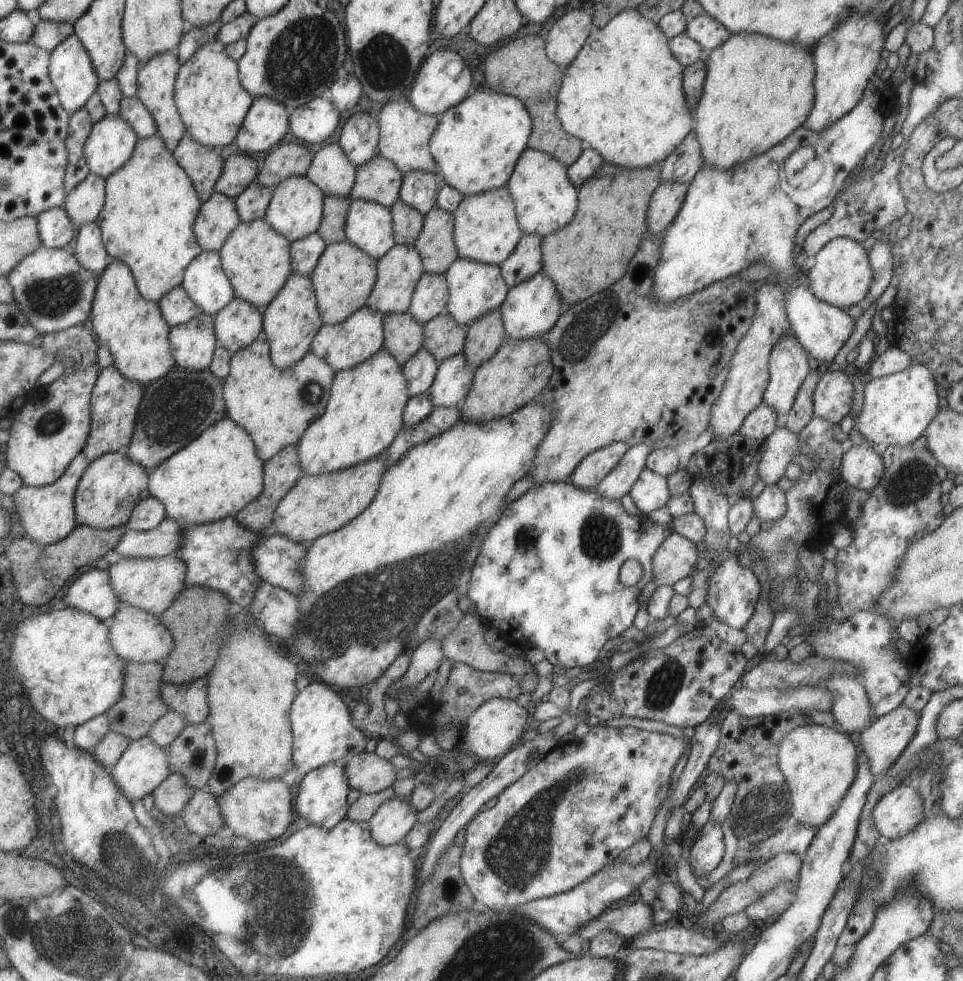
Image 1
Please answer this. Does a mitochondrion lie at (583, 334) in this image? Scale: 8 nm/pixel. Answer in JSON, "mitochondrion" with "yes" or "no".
{"mitochondrion":"yes"}

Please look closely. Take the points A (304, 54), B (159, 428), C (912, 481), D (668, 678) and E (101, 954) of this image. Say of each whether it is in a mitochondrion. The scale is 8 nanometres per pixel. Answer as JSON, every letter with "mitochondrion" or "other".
{"A":"mitochondrion","B":"mitochondrion","C":"mitochondrion","D":"mitochondrion","E":"mitochondrion"}

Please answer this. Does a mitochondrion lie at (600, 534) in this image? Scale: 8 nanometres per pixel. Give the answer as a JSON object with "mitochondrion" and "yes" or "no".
{"mitochondrion":"yes"}

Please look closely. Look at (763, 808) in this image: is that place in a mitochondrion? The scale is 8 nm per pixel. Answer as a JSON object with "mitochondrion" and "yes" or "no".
{"mitochondrion":"yes"}

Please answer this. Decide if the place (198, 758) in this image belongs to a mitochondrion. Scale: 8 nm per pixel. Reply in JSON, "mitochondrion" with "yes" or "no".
{"mitochondrion":"yes"}

